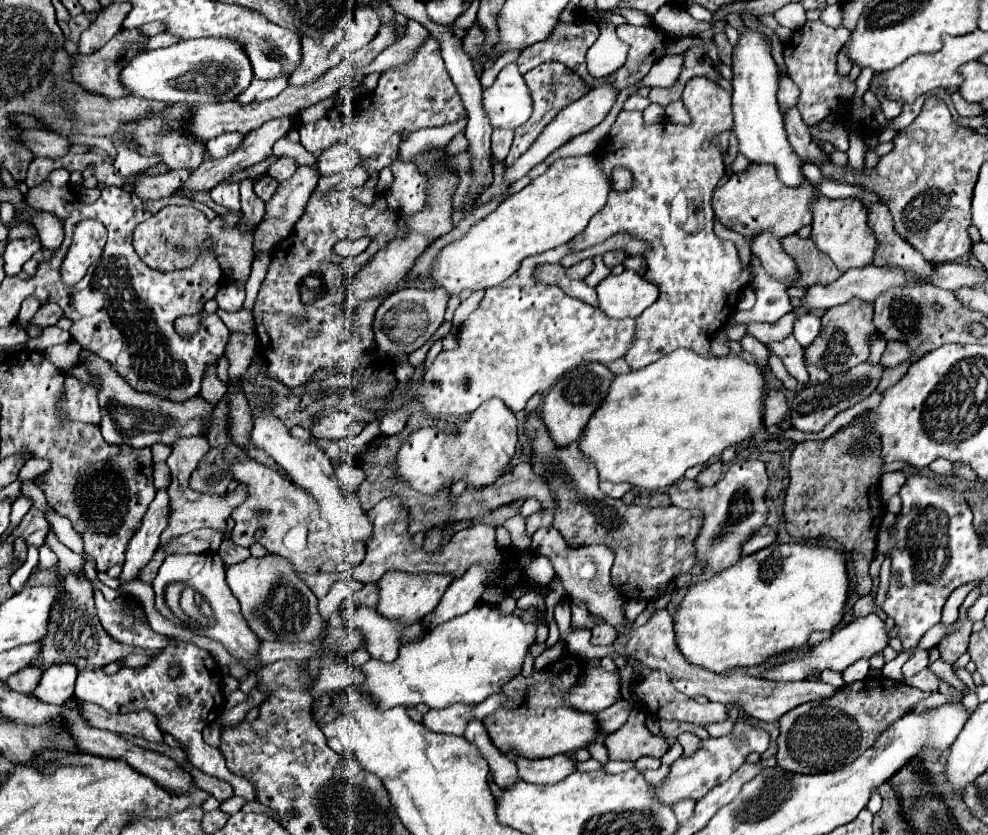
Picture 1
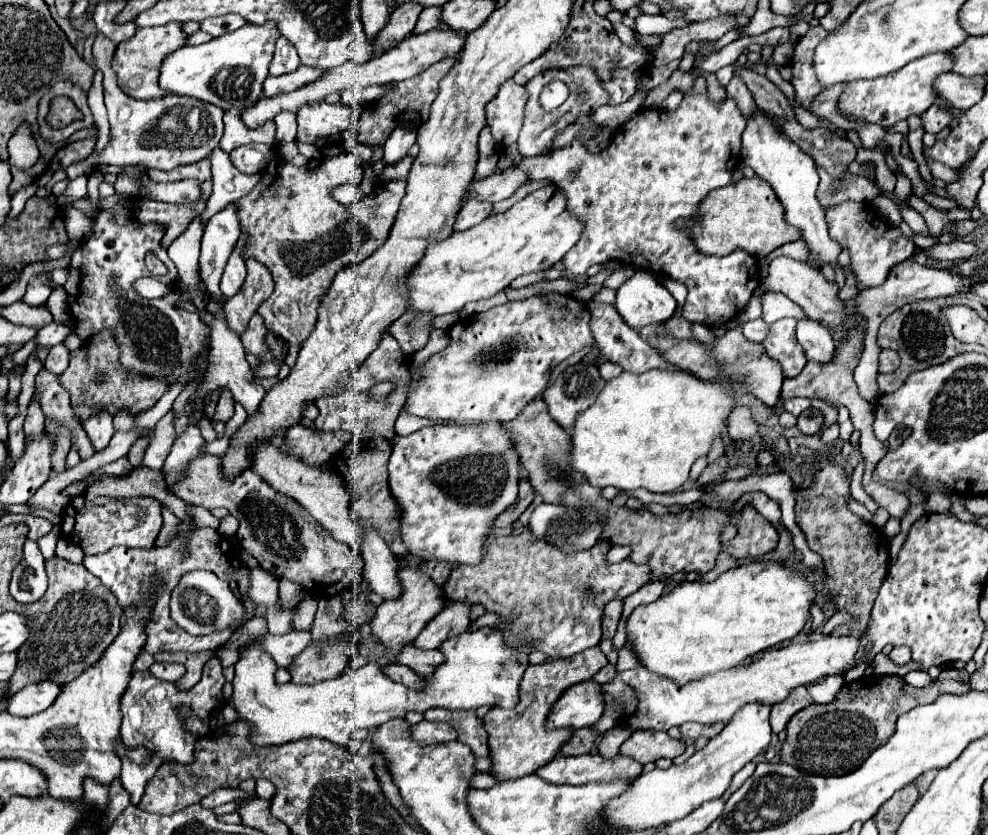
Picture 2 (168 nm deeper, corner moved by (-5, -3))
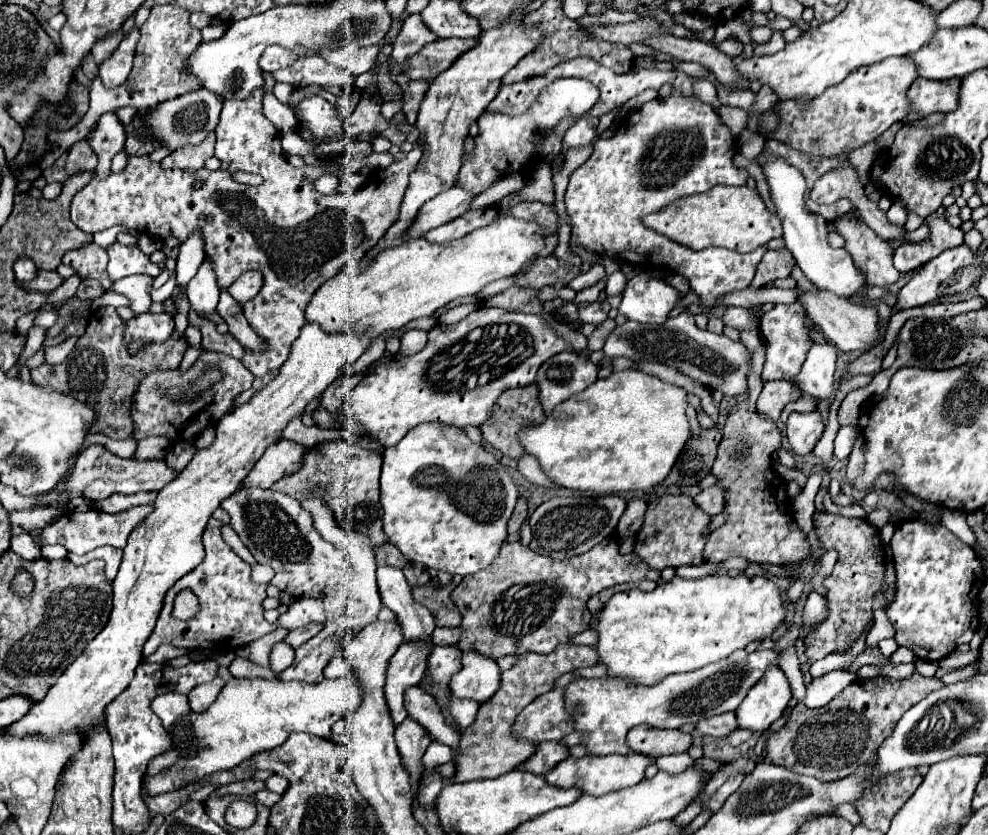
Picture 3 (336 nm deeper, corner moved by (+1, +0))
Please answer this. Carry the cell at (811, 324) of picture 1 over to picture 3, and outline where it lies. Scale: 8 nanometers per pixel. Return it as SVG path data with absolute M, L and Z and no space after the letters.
M812 344L808 358L794 384L810 396L828 400L834 394L834 370L836 370L836 348L832 344Z

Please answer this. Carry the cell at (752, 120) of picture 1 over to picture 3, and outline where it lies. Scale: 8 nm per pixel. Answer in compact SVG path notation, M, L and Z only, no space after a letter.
M760 154L756 158L758 164L762 164L762 170L766 174L772 200L778 210L778 218L784 226L784 242L786 248L794 254L798 266L806 274L806 278L816 284L822 290L830 290L840 298L856 298L864 296L866 290L866 276L854 266L852 256L846 250L834 250L826 242L826 220L822 216L814 216L808 212L804 204L804 192L806 192L806 180L802 172L798 172L792 164L786 164L782 158L772 158Z

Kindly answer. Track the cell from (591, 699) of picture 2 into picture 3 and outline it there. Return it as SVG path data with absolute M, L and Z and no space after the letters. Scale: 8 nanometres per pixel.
M550 690L538 696L516 716L512 726L514 738L536 744L546 740L560 740L572 730L572 718L564 706L564 690Z

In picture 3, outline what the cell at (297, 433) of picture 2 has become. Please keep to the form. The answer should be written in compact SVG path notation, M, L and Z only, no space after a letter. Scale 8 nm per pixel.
M278 440L266 452L262 458L254 464L254 468L244 478L244 488L272 488L274 482L278 482L282 476L294 472L298 468L298 456L302 456L300 444L292 440Z

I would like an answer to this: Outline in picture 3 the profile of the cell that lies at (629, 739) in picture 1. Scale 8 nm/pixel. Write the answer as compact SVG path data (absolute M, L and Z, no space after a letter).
M634 726L628 732L628 746L632 752L646 754L652 758L664 754L686 752L692 744L692 736L680 730L660 730L650 726Z

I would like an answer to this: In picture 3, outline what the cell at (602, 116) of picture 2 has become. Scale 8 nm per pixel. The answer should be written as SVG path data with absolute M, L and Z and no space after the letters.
M584 116L584 118L578 118L578 120L568 128L568 132L564 134L562 144L568 146L568 148L582 148L582 146L592 144L594 138L596 138L595 135L598 124L598 117Z

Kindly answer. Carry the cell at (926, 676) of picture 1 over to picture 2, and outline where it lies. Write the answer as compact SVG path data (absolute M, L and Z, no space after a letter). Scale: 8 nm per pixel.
M910 671L910 673L904 677L904 681L910 683L912 687L918 687L918 689L928 687L928 683L934 683L934 679L932 679L926 671Z

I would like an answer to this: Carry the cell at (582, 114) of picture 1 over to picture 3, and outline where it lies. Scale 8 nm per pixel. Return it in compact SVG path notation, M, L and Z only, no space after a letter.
M454 186L454 188L448 188L446 192L440 192L438 196L434 196L434 200L428 200L428 204L424 204L418 210L418 216L414 218L408 236L420 238L428 230L438 228L454 220L456 216L462 216L468 210L470 202L472 202L472 196L464 188Z

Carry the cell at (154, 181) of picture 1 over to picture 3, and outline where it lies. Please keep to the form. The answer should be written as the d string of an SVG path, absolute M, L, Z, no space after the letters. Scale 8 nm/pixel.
M210 132L202 144L198 146L190 146L186 144L184 148L174 150L168 158L164 158L160 164L162 168L190 168L190 170L198 170L204 166L206 158L214 156L214 142L216 142L216 134Z

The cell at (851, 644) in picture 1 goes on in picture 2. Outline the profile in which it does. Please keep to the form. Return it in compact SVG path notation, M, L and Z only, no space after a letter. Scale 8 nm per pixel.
M828 635L818 641L792 643L782 649L766 651L762 659L750 665L736 667L732 671L720 671L720 675L708 675L704 679L686 685L678 685L668 677L648 671L646 667L636 667L618 673L610 683L602 685L602 691L606 705L610 705L616 699L624 701L622 705L624 721L632 729L666 731L668 725L678 727L686 721L696 721L706 725L728 723L748 703L774 705L784 701L786 695L800 685L812 685L830 675L844 675L846 669L854 665L858 647L860 647L860 637L856 635L840 635L840 637Z

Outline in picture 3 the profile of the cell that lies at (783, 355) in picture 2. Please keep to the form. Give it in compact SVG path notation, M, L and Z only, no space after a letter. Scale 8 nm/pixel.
M794 302L790 306L786 304L776 304L770 312L764 314L760 330L766 342L766 362L764 362L764 372L762 380L792 380L800 368L802 360L806 360L806 352L810 350L810 330L814 328L814 322L808 318L804 306L800 302Z

